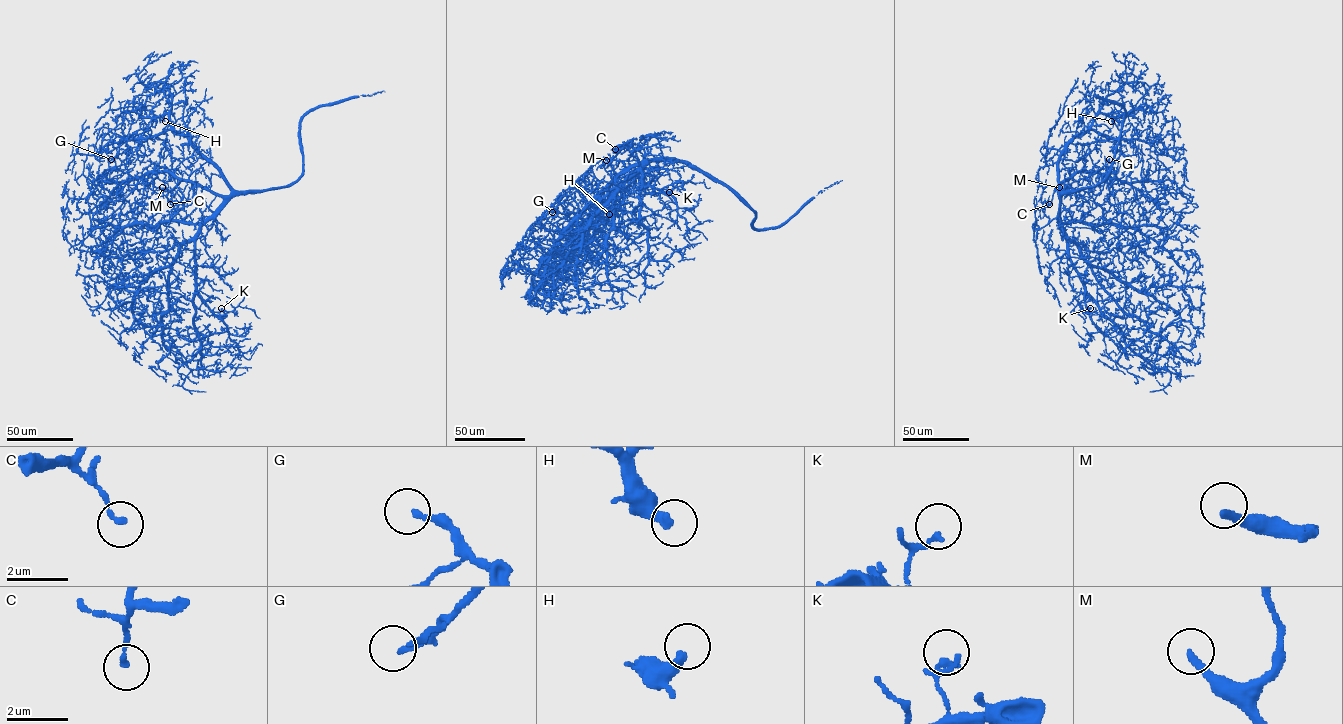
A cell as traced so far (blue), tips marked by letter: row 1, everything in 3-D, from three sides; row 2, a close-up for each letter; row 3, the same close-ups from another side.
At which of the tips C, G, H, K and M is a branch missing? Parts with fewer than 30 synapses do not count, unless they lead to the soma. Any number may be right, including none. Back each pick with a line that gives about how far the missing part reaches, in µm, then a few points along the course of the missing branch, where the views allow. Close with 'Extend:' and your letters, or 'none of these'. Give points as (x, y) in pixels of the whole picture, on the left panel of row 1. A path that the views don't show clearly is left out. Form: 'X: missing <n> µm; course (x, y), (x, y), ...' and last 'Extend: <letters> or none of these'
M: missing 25 µm; course (162, 187), (157, 194), (159, 211)
Extend: M

